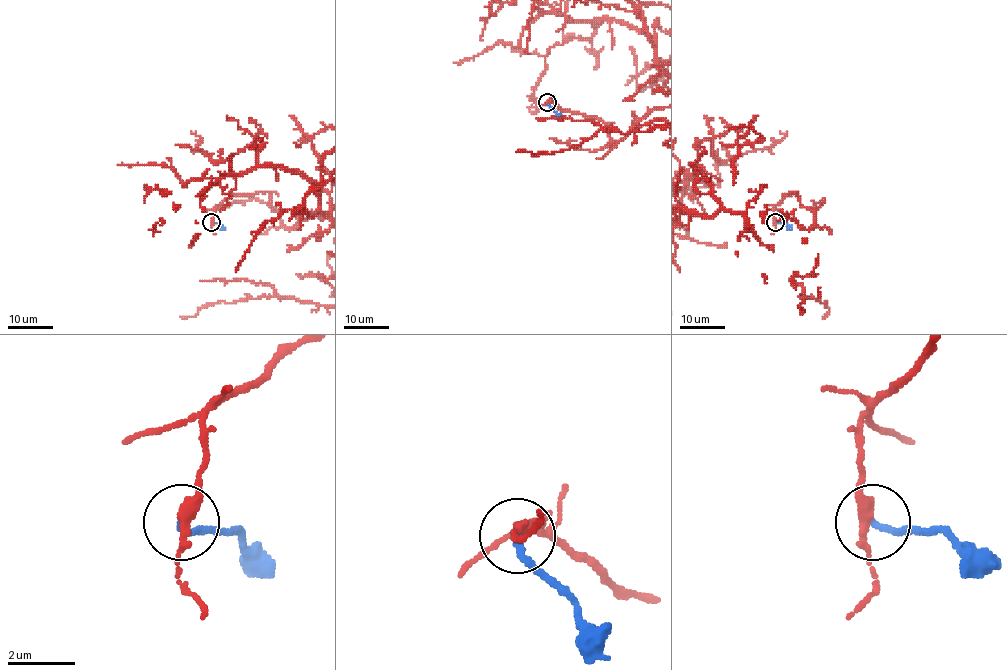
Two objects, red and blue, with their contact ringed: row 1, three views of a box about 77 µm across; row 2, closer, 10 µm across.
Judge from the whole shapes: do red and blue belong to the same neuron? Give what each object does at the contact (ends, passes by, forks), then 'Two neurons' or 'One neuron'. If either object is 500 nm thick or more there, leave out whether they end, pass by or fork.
At the ring red passes by. At the ring blue ends. Two neurons

